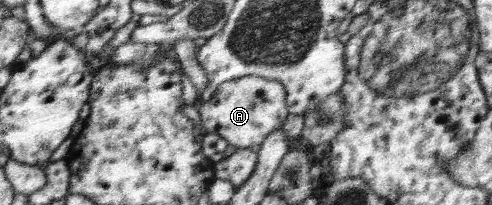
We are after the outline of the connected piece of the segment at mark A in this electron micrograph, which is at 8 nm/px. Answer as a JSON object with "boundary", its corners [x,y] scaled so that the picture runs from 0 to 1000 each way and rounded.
{"boundary":[[[508,366],[443,420],[423,493],[402,502],[400,532],[421,654],[439,649],[482,727],[508,727],[533,702],[545,654],[567,634],[587,576],[581,468],[569,400]]]}

